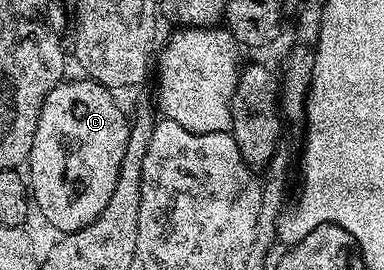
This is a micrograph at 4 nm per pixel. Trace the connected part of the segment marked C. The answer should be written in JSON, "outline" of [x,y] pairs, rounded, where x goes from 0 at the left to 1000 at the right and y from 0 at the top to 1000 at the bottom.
{"outline":[[[206,281],[198,304],[167,296],[151,319],[138,322],[128,356],[117,356],[117,385],[107,400],[107,430],[96,444],[96,489],[86,504],[86,548],[65,604],[68,641],[76,648],[76,715],[86,737],[86,763],[94,781],[112,789],[112,807],[135,837],[138,848],[154,852],[156,870],[190,863],[195,852],[221,844],[253,815],[273,778],[273,756],[284,756],[284,726],[305,681],[305,637],[315,637],[315,578],[326,578],[326,533],[336,519],[336,474],[341,452],[320,426],[315,396],[299,381],[302,352],[260,304],[240,304],[224,281]]]}

